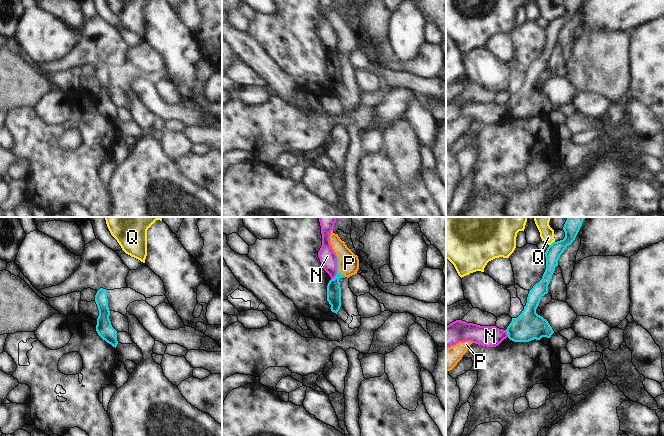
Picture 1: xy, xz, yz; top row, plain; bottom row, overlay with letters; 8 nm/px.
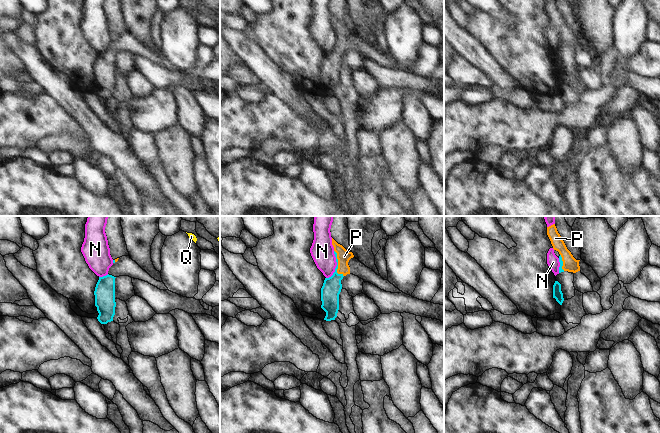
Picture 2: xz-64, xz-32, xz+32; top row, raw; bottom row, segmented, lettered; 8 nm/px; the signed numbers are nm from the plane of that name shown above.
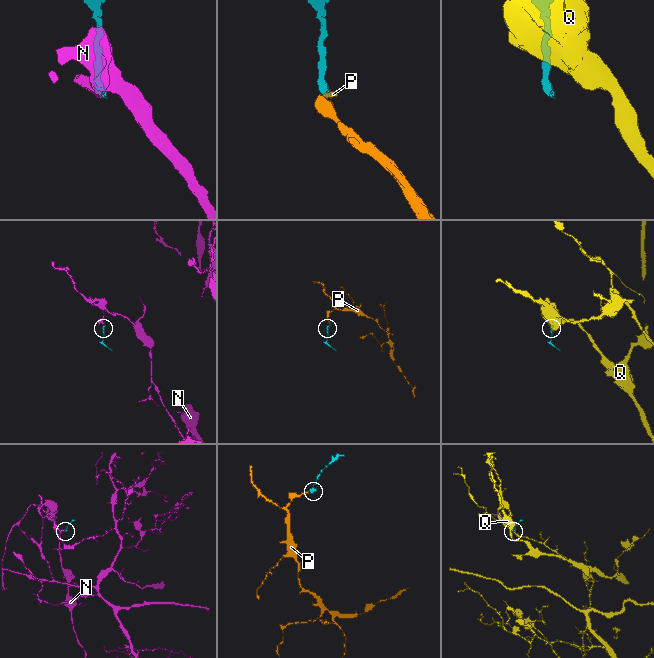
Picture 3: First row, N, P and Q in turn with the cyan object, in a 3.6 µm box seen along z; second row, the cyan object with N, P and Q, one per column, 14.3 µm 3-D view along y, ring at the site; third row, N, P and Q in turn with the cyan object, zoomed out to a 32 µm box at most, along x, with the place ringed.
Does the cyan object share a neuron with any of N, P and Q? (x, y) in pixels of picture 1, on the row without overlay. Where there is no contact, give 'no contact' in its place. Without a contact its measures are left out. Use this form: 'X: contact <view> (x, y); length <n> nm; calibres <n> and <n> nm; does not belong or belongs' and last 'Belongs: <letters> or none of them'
N: contact xz (337, 43); length 220 nm; calibres 110 and 140 nm; does not belong
P: contact xz (338, 41); length 220 nm; calibres 110 and 160 nm; belongs
Q: contact yz (552, 19); length 60 nm; calibres 120 and 110 nm; does not belong
Belongs: P

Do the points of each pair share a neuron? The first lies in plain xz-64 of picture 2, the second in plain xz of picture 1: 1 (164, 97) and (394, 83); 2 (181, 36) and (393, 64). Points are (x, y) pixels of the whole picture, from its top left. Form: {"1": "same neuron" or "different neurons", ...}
{"1": "different neurons", "2": "different neurons"}

